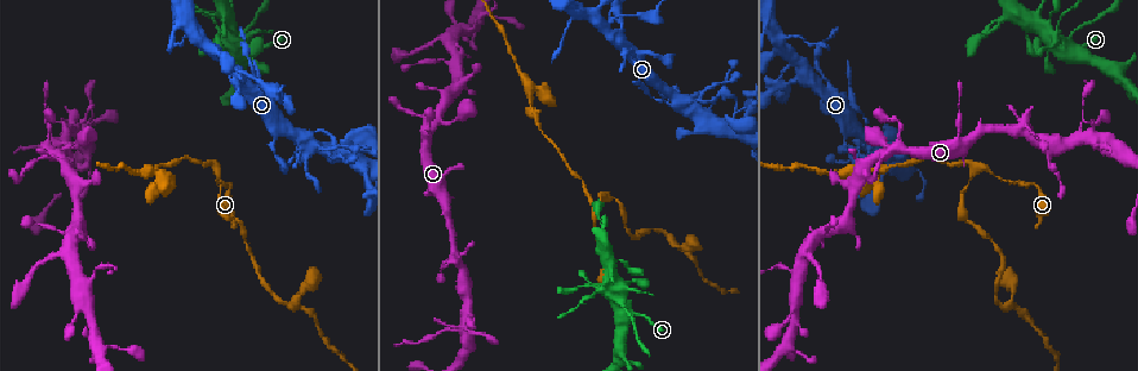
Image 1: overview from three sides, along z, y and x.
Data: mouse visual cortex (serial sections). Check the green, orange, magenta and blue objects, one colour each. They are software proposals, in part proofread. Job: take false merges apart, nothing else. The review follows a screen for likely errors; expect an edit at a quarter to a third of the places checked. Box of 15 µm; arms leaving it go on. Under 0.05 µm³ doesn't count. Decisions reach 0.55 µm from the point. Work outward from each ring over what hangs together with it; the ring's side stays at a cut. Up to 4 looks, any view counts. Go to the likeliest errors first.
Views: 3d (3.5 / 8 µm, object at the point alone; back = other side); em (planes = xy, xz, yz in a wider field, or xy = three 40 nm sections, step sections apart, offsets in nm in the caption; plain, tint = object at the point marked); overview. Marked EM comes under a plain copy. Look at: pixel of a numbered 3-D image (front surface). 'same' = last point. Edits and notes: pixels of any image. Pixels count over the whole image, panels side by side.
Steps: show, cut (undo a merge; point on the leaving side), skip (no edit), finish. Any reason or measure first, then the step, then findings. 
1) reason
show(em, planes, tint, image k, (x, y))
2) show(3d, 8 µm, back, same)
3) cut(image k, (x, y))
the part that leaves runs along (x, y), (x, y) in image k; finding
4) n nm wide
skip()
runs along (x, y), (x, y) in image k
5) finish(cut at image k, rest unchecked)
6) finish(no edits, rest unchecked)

side arm on a straight run
show(em, planes, tint, image 1, (671, 105))

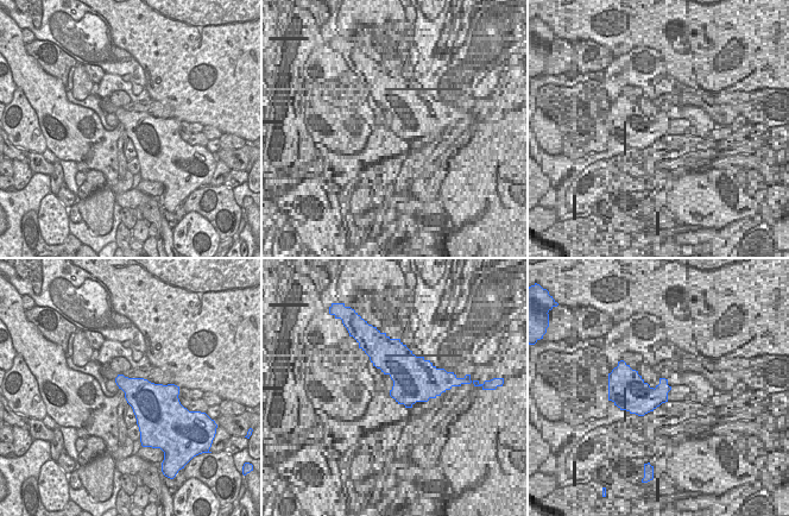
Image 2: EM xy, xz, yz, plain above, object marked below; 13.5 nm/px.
show(3d, 3.5 µm, same)

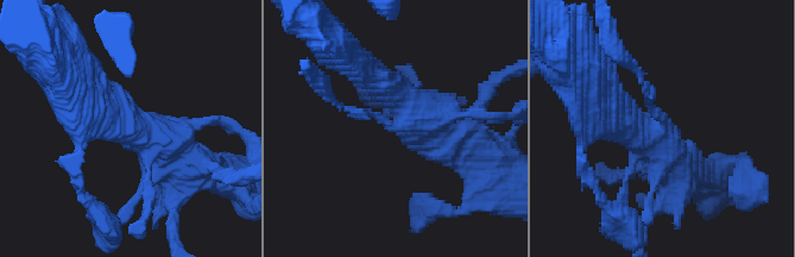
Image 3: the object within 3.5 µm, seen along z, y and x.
cut(image 3, (639, 74))
a second cell is stuck on

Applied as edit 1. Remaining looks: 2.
thick turns thin
show(3d, 3.5 µm, image 1, (824, 79))

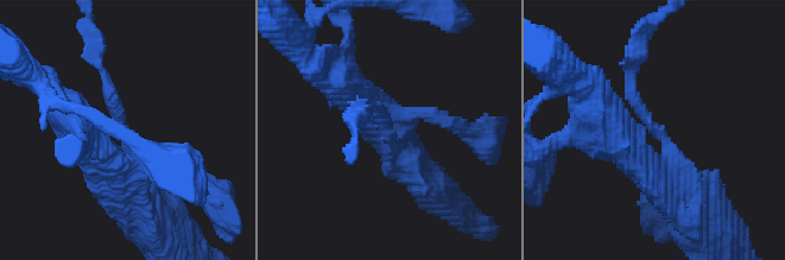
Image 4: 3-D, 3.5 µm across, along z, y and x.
arms of 150, 500 nm; now the EM
show(em, xy, step 2, tint, image 4, (391, 132))

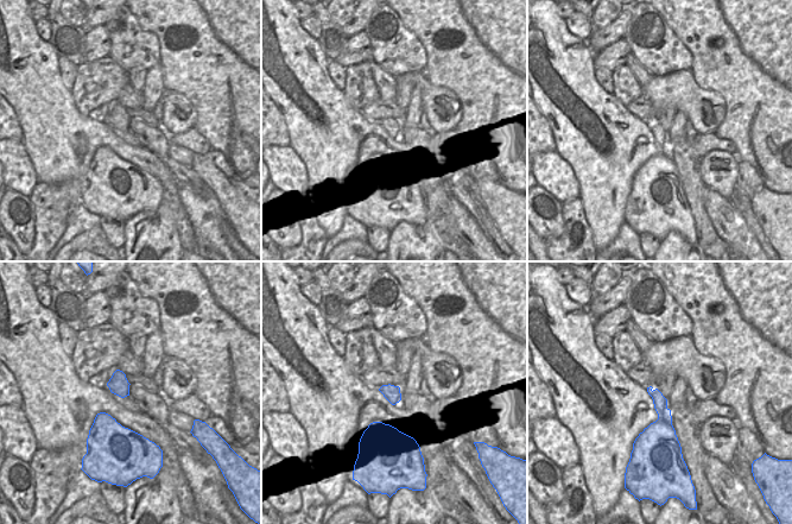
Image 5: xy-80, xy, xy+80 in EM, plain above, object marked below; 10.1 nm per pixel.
skip()
runs along (141, 210), (97, 64) in image 4; continuous, no second cell

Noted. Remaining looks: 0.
finish(cut at image 3, rest unchecked)

